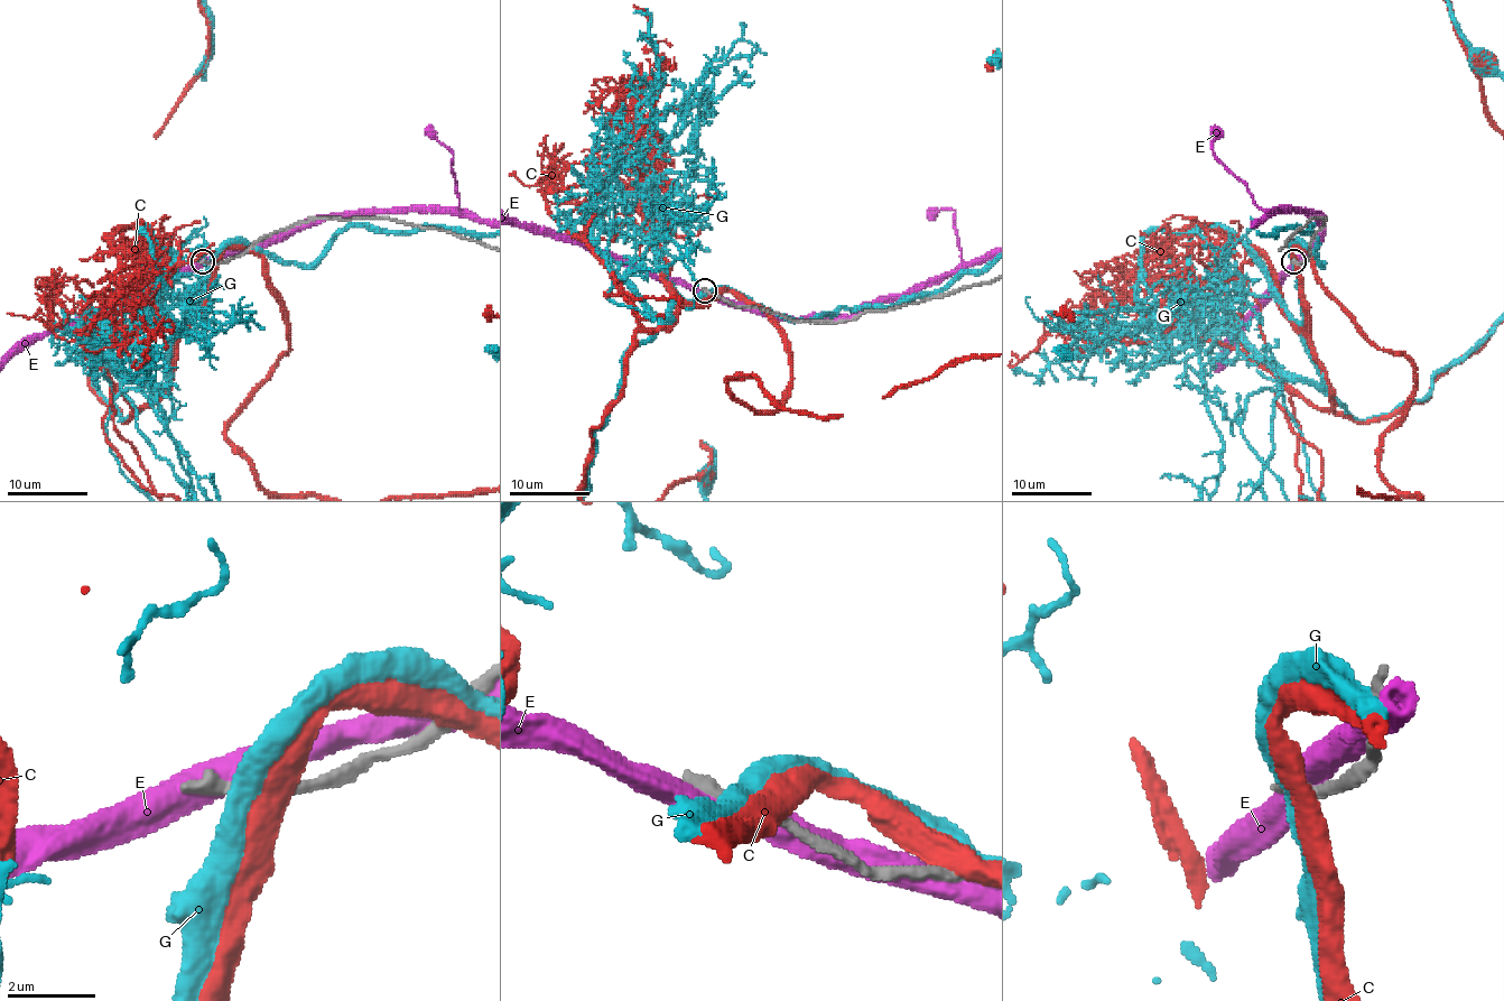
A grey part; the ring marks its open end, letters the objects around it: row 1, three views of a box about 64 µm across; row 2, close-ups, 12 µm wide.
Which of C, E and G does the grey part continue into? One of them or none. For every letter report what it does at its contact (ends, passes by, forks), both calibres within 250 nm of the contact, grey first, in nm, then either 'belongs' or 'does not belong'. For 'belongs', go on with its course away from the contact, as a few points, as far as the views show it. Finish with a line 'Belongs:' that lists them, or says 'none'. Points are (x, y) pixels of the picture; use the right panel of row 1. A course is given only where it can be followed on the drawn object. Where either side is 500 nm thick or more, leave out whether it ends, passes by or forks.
C: 240/550 nm | does not belong
E: 380/600 nm | does not belong
G: it passes by | 260/440 nm | does not belong
Belongs: none

